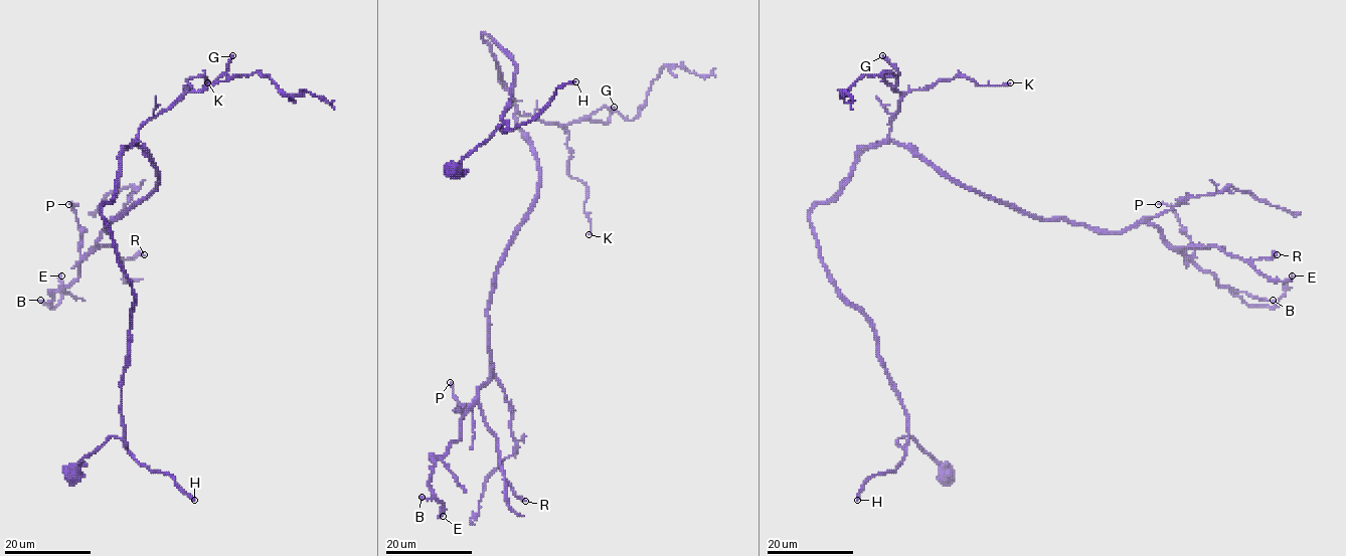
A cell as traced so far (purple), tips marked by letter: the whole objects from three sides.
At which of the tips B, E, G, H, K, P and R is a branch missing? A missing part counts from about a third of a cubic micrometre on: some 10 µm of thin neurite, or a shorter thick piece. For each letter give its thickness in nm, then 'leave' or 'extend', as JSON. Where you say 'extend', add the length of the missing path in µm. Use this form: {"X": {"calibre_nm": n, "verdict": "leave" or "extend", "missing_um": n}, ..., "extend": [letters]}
{"B": {"calibre_nm": 240, "verdict": "leave"}, "E": {"calibre_nm": 240, "verdict": "leave"}, "G": {"calibre_nm": 280, "verdict": "extend", "missing_um": 20}, "H": {"calibre_nm": 240, "verdict": "extend", "missing_um": 170}, "K": {"calibre_nm": 150, "verdict": "leave"}, "P": {"calibre_nm": 180, "verdict": "leave"}, "R": {"calibre_nm": 220, "verdict": "leave"}, "extend": ["G", "H"]}

